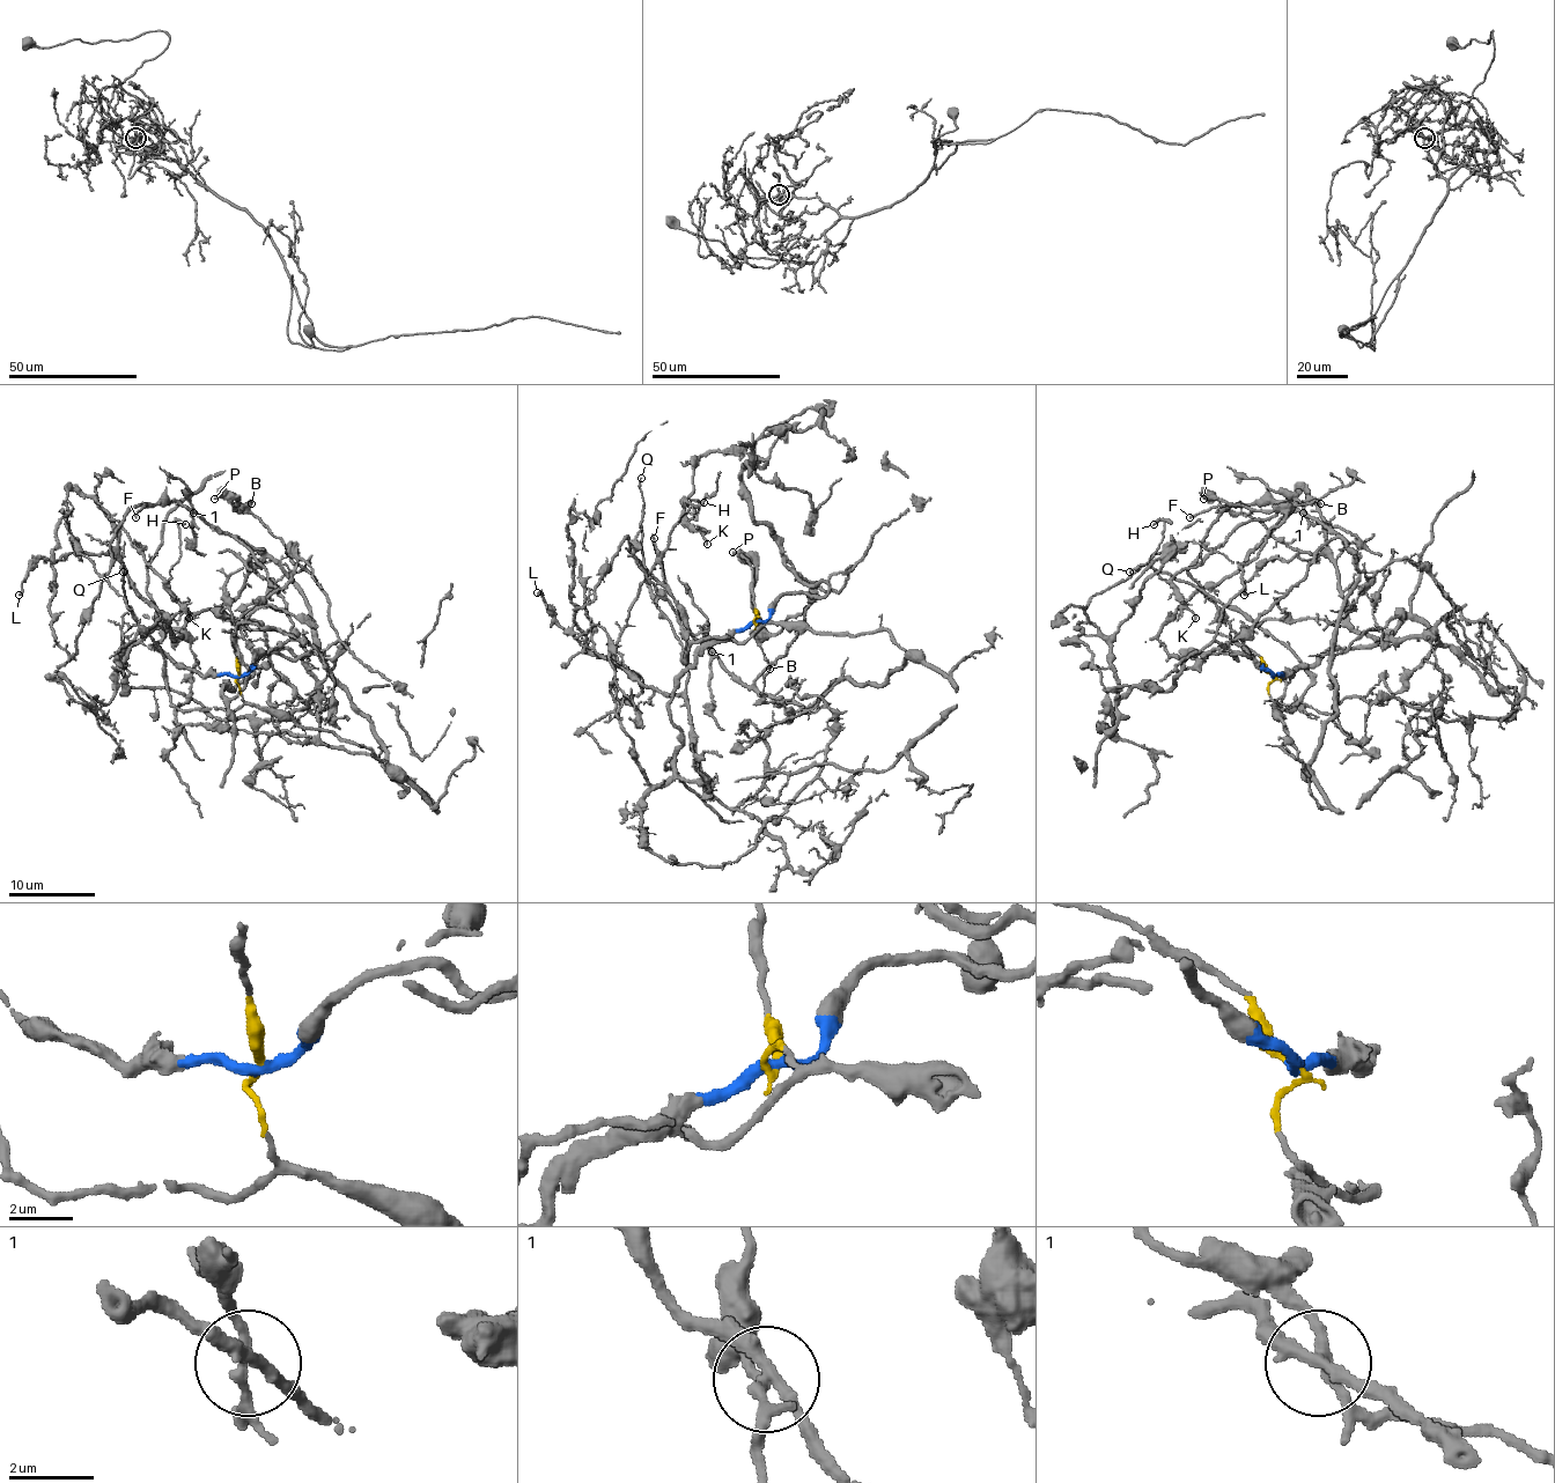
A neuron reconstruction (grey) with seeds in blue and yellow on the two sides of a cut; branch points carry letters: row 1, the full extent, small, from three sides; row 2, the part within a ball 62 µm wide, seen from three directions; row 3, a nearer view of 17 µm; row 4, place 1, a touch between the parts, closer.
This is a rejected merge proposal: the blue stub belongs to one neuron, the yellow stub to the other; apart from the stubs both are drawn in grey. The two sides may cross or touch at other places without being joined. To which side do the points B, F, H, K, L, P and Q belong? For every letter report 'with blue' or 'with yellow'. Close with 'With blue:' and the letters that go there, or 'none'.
B: with blue
F: with yellow
H: with blue
K: with blue
L: with blue
P: with blue
Q: with yellow
With blue: B, H, K, L, P

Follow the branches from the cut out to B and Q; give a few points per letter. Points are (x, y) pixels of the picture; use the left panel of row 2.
B: (240, 674), (265, 654), (288, 649), (303, 656), (338, 639), (328, 596), (242, 506), (252, 503)
Q: (240, 674), (244, 702), (230, 712), (179, 709), (164, 656), (130, 612), (124, 572)

